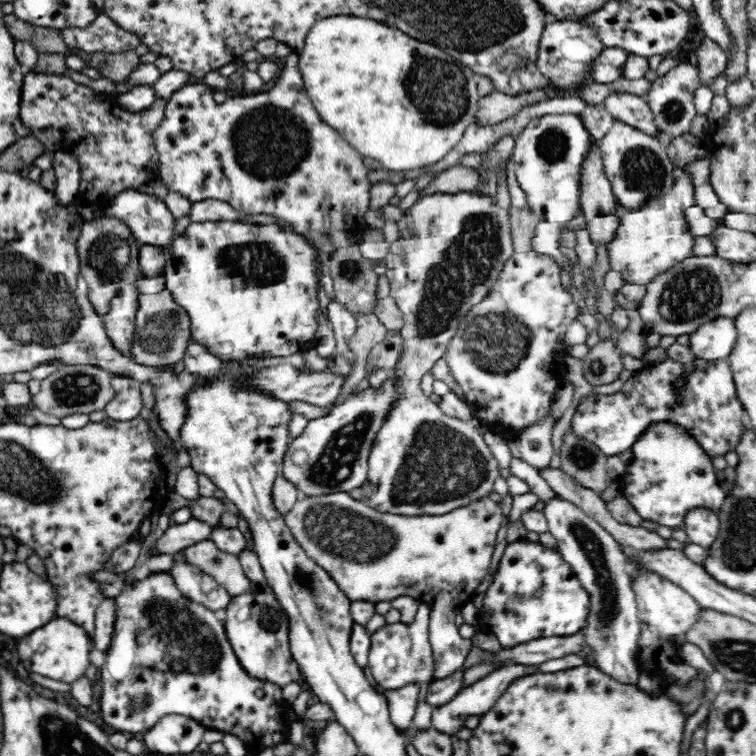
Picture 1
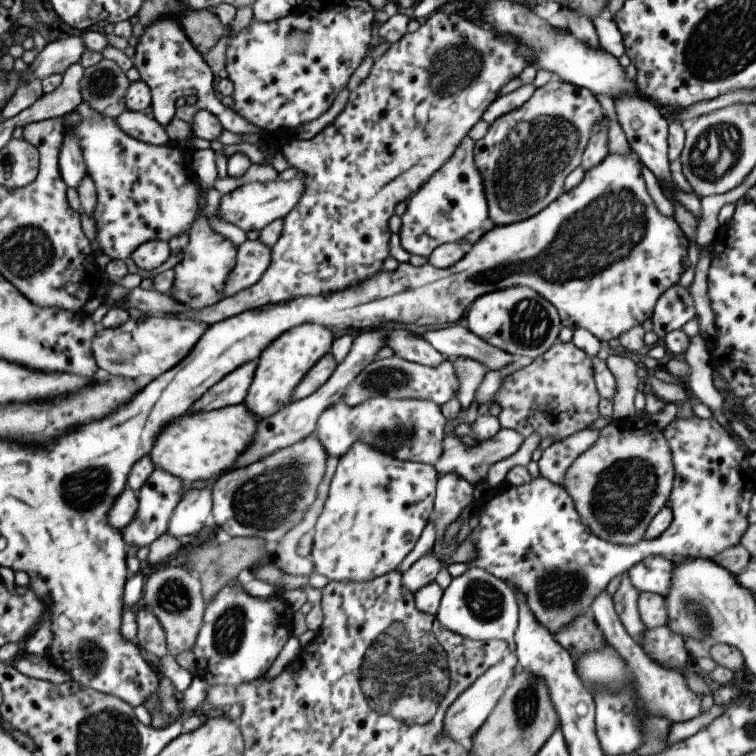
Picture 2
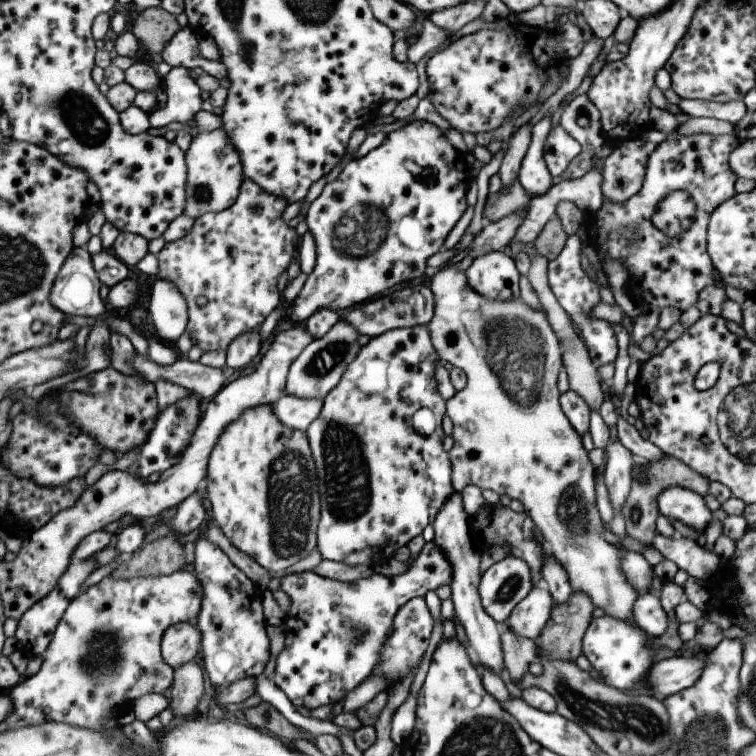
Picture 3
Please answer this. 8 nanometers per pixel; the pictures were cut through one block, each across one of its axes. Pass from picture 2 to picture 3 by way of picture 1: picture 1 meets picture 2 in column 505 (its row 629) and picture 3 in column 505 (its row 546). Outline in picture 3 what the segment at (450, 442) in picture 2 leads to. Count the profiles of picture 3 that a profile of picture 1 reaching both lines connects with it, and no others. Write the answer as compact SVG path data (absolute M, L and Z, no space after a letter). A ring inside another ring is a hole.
M455 260L446 263L444 266L439 267L436 274L427 279L427 286L431 290L433 298L433 314L431 320L426 325L428 334L431 340L431 345L437 354L440 362L449 363L460 369L466 377L466 386L455 392L455 395L446 401L445 413L452 423L452 437L453 447L449 450L448 460L450 463L450 480L453 491L459 493L468 485L477 486L481 489L488 489L495 492L499 497L507 495L511 500L517 500L523 505L524 512L530 517L535 527L539 529L541 536L544 540L549 542L549 552L554 562L560 568L563 568L567 581L569 582L571 591L573 593L580 593L589 598L591 605L596 608L601 608L605 617L613 618L619 621L627 622L629 625L634 625L632 618L632 609L634 601L637 600L641 594L626 582L625 576L620 568L620 550L613 544L603 540L603 531L609 530L598 514L598 509L595 502L594 484L596 482L596 470L588 460L588 453L583 449L581 438L577 432L573 431L570 427L566 417L562 414L558 399L560 393L557 391L556 379L559 368L562 367L561 347L558 339L551 331L545 314L533 311L528 308L520 298L517 301L491 301L482 298L477 292L473 292L467 284L467 278L463 272L457 272L455 269Z

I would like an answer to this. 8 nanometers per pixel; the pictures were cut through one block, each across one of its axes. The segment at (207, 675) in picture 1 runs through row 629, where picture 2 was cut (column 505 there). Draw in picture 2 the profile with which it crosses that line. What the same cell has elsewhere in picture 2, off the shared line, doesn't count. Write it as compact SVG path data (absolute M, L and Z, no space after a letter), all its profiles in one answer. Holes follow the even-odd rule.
M547 81L534 89L533 94L519 107L496 118L485 136L474 141L473 164L479 170L487 216L493 226L519 222L537 214L562 192L567 174L581 162L581 155L589 140L591 126L601 120L601 105L586 88L577 88L565 81Z

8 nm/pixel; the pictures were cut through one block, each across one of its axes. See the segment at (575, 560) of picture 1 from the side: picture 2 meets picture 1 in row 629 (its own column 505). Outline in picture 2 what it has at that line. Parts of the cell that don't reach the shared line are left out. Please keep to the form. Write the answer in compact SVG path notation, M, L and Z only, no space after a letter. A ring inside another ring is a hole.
M467 568L460 576L452 578L443 590L434 617L443 628L463 638L474 641L497 639L512 645L517 612L517 602L511 587L481 568Z

